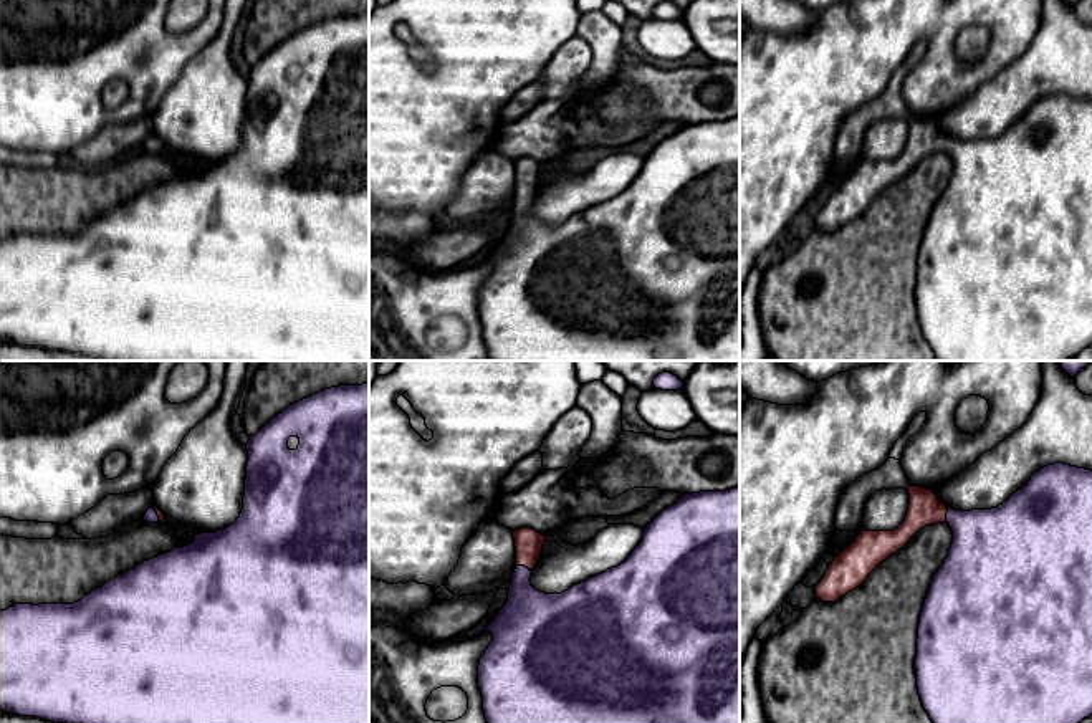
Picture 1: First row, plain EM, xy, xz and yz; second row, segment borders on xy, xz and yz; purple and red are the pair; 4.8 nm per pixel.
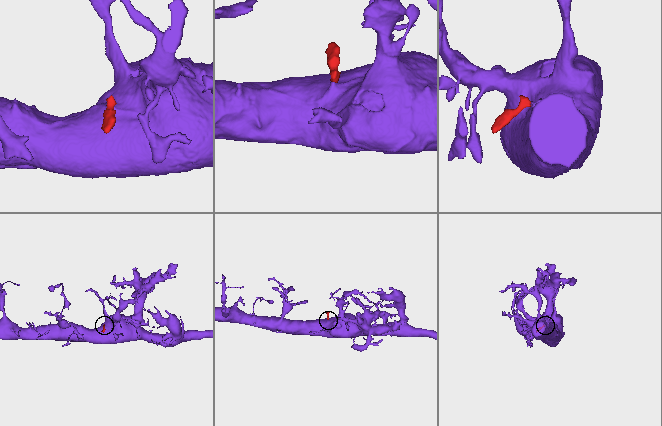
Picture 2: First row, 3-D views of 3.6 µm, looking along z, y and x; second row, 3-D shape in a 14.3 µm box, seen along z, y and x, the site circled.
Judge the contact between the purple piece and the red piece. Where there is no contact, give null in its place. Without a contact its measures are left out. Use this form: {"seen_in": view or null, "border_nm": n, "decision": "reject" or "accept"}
{"seen_in": "xz", "border_nm": 80, "decision": "accept"}

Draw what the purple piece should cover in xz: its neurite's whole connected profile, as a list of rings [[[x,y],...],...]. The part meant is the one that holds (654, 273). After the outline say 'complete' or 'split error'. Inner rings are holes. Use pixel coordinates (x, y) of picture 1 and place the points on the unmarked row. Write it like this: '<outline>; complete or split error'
[[[740,116],[725,121],[700,121],[682,126],[644,159],[640,174],[624,192],[576,213],[561,223],[539,222],[529,210],[531,200],[541,185],[543,174],[546,172],[546,165],[531,157],[520,157],[513,160],[513,169],[516,177],[516,199],[508,220],[508,230],[485,260],[493,263],[493,270],[481,285],[478,294],[478,318],[483,326],[483,342],[488,352],[488,361],[740,361]]]; split error

